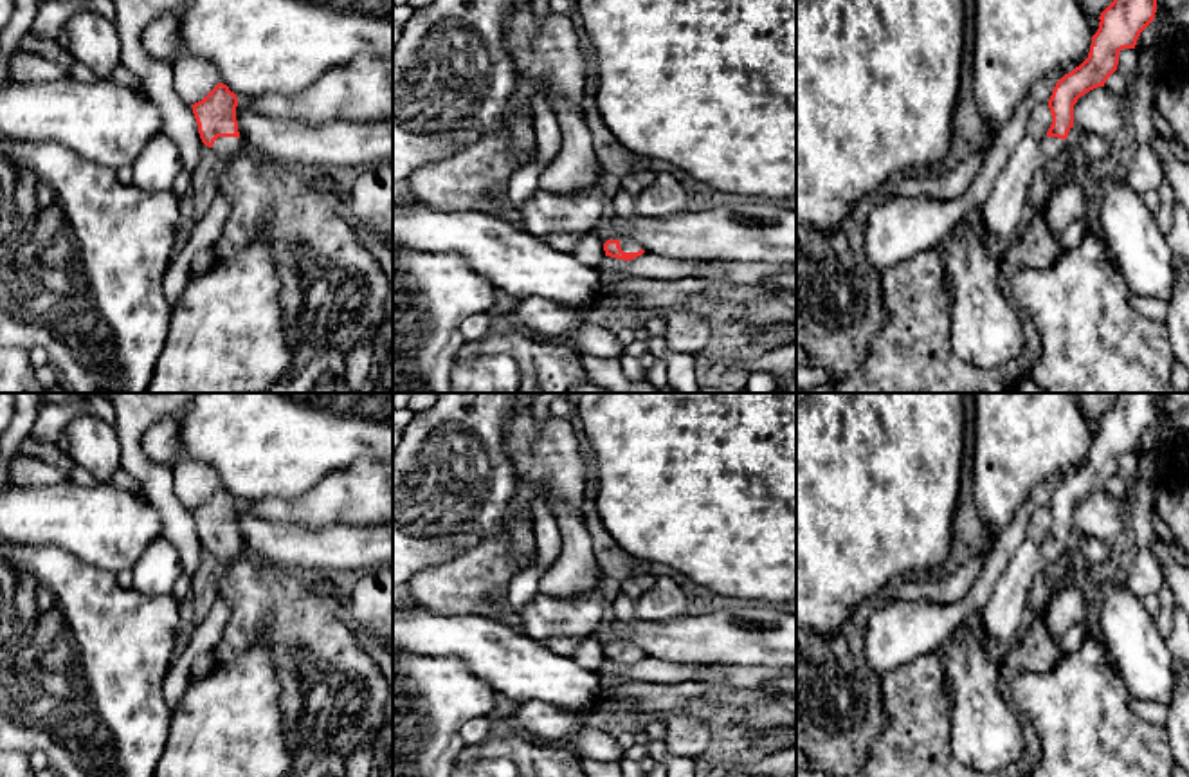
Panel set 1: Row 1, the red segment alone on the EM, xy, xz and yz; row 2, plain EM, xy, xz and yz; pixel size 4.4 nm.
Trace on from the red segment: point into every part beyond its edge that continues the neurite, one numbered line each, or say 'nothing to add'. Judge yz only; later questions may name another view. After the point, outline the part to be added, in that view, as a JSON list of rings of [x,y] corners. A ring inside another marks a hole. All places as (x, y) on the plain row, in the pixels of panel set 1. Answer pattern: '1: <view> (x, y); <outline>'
1: yz (1006, 613); [[[1025,539],[1000,575],[989,602],[980,611],[984,642],[1014,644],[1029,618],[1029,590],[1039,573],[1050,573],[1066,550],[1065,543]]]

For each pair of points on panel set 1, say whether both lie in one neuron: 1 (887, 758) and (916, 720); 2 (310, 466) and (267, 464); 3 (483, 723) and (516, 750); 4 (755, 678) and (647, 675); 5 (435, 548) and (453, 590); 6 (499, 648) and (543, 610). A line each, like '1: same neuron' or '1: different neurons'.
1: same neuron
2: same neuron
3: different neurons
4: same neuron
5: different neurons
6: different neurons

